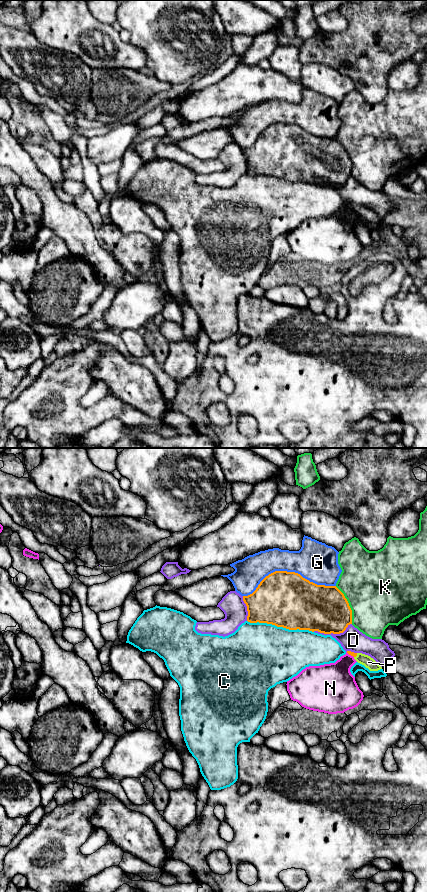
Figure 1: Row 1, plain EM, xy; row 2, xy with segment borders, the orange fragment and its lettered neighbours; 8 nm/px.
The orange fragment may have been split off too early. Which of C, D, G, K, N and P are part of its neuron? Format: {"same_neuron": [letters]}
{"same_neuron": ["P"]}

